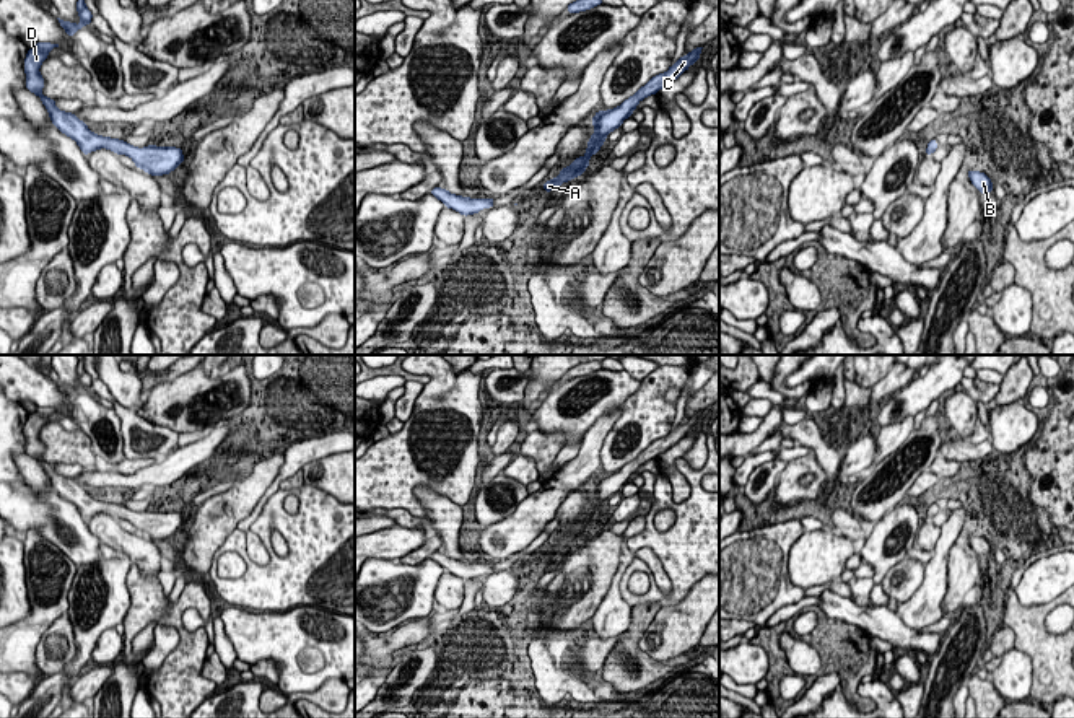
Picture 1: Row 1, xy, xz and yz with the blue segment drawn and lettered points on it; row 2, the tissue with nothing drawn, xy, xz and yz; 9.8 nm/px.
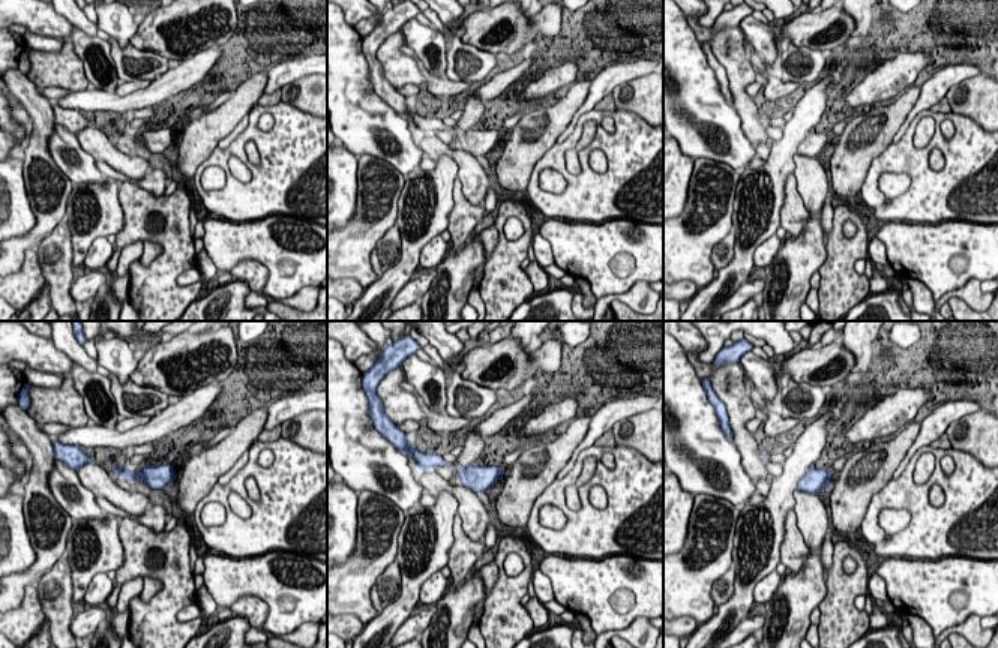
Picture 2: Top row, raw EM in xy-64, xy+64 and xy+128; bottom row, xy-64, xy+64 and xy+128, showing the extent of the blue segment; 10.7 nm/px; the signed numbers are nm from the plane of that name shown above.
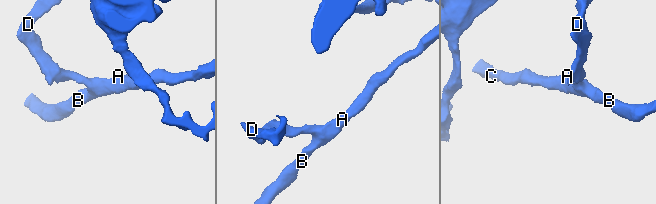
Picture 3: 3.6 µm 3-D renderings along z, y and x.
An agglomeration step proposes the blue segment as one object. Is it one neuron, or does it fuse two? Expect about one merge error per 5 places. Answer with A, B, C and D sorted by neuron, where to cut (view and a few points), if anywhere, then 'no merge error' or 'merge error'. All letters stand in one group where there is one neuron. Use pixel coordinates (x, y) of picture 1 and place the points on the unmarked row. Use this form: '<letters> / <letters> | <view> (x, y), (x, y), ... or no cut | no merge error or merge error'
A B C D | no cut | no merge error

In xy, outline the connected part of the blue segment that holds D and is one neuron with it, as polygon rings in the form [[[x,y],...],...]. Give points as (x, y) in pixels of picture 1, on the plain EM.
[[[37,407],[33,414],[28,415],[24,423],[26,454],[41,462],[46,474],[49,475],[52,488],[62,498],[73,503],[83,519],[99,513],[107,513],[117,519],[130,521],[137,532],[146,536],[151,541],[169,539],[184,526],[181,513],[155,510],[137,513],[124,505],[96,500],[75,479],[57,474],[55,464],[49,464],[41,458],[44,453],[44,443],[39,438],[41,428],[47,423],[47,418],[54,412],[59,412],[59,409]]]

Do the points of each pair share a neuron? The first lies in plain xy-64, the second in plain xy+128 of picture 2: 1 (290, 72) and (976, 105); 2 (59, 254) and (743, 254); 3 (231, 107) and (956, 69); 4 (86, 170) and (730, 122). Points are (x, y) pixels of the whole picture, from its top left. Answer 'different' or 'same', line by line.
1: different
2: different
3: different
4: same

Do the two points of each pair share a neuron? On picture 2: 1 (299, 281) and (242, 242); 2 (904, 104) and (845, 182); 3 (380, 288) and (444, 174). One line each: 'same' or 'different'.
1: same
2: same
3: same

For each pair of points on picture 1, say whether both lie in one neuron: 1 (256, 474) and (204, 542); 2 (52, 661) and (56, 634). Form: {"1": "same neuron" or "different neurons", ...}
{"1": "same neuron", "2": "same neuron"}

